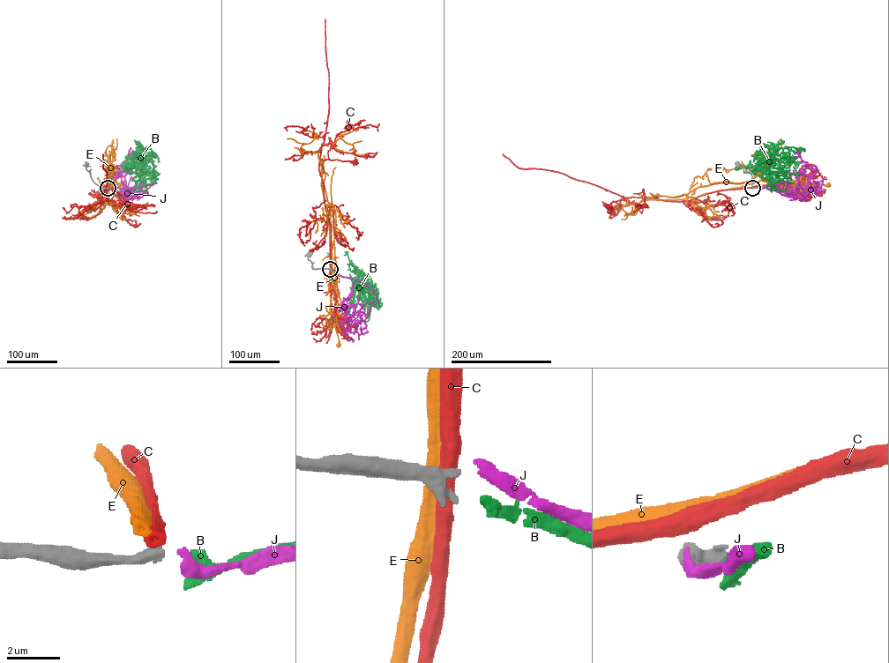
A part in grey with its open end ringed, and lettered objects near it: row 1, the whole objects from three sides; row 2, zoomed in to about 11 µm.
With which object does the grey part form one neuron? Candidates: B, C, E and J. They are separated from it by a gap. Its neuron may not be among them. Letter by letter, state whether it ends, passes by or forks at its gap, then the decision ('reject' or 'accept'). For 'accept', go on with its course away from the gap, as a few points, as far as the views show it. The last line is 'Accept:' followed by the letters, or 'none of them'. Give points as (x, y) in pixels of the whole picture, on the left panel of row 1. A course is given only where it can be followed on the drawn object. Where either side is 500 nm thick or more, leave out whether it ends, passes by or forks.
B: it passes by; accept; course (108, 188), (133, 187), (153, 182), (152, 173), (142, 168), (145, 152), (150, 148), (141, 150), (139, 147)
C: reject
E: it passes by; reject
J: it passes by; reject
Accept: B

